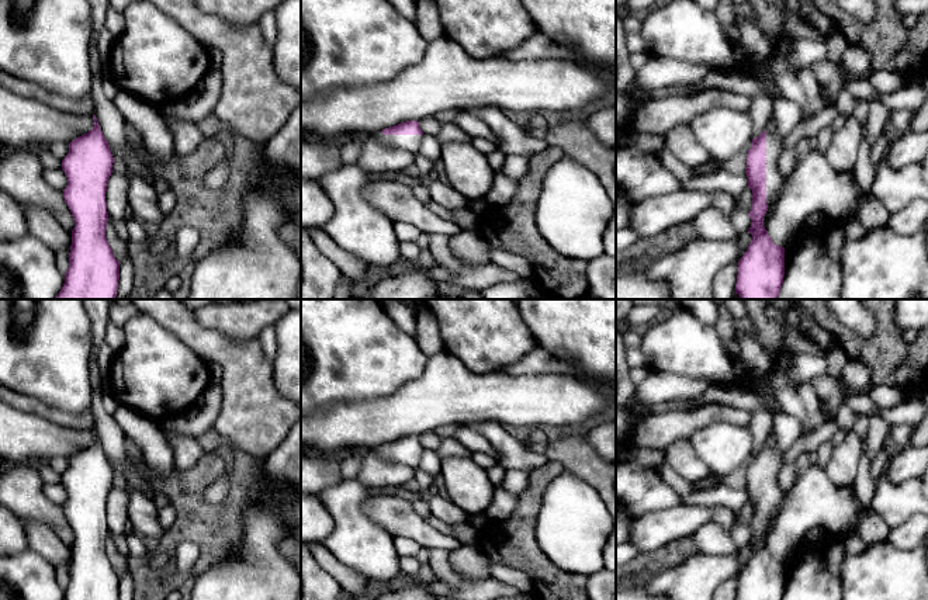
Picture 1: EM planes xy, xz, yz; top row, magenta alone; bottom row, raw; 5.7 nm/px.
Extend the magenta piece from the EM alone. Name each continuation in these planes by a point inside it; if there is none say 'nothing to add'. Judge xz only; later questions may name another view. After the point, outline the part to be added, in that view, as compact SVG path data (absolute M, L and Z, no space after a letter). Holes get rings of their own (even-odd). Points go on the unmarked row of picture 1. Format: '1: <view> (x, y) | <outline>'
1: xz (407, 457) | M377 447L377 454L391 462L416 468L420 462L423 450L384 450Z

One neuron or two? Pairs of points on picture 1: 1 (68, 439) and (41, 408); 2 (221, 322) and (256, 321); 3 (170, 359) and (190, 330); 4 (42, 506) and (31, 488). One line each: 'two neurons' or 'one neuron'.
1: two neurons
2: one neuron
3: two neurons
4: one neuron

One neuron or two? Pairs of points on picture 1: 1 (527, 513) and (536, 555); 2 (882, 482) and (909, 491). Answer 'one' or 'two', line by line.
1: one
2: one

